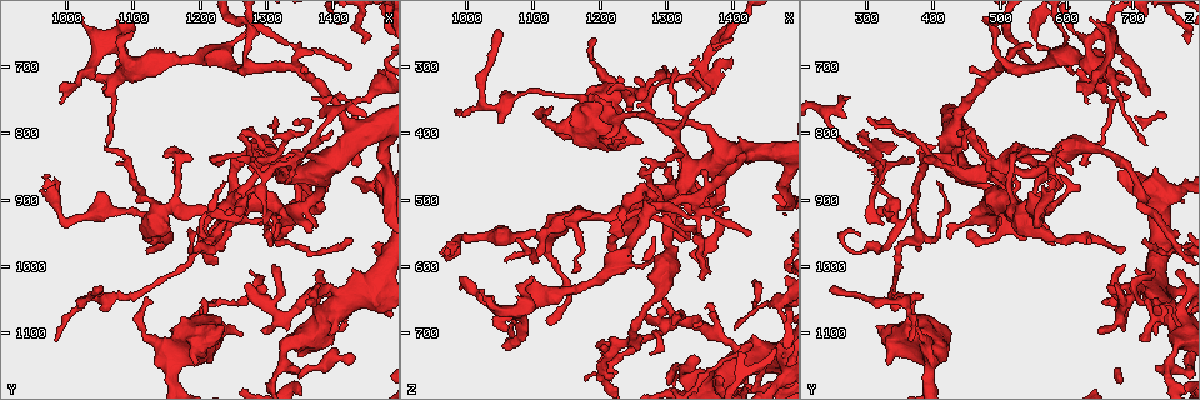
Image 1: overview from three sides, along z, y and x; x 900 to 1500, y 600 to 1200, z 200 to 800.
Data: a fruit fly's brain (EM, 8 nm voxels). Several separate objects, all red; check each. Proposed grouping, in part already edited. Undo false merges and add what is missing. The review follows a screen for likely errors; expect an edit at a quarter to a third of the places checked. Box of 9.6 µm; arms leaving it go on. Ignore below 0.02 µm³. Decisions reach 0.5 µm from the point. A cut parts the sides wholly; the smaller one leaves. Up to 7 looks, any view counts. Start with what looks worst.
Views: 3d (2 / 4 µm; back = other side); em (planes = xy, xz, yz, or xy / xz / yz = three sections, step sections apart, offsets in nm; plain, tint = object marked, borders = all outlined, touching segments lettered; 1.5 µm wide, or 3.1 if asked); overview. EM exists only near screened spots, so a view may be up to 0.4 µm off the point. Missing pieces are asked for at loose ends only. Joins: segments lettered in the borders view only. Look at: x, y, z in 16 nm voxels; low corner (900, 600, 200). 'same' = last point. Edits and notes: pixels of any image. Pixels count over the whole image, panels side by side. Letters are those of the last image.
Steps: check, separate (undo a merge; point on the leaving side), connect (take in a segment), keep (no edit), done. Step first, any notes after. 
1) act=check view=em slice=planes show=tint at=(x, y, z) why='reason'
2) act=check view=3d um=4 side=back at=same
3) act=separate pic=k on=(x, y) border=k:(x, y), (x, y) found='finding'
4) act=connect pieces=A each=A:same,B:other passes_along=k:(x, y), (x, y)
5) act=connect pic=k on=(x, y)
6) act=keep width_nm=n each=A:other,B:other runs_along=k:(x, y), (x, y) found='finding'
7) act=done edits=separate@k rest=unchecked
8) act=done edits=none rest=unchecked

act=check view=3d um=2 at=(975, 865, 575) why='an open end'

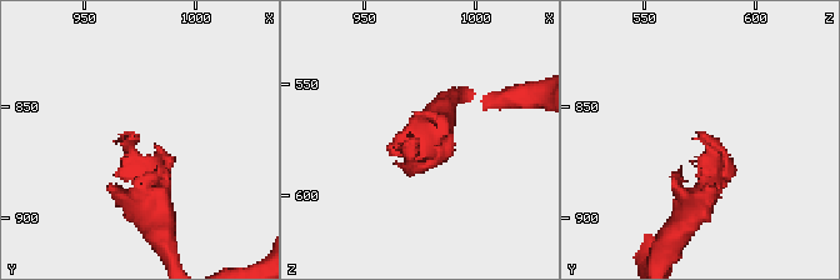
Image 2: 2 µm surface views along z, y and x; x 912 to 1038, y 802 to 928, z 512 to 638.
act=check view=em slice=xz step=4 show=tint at=(973, 861, 573)

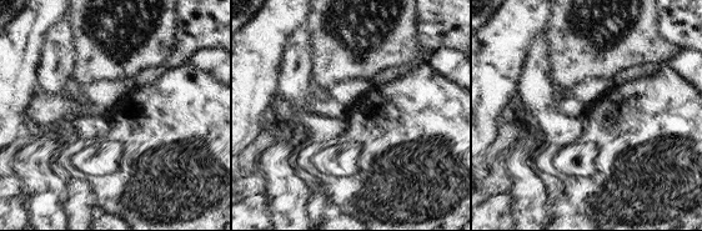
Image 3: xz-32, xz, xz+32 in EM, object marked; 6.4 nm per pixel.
act=check view=em slice=planes show=borders at=same

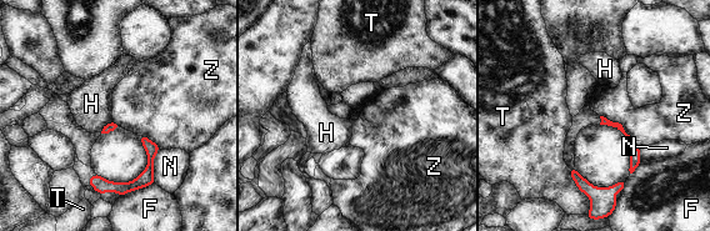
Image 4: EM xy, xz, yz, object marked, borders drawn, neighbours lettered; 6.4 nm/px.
act=keep each=F:other,H:other,N:other,T:other,Z:other found='no lettered segment goes on from it'

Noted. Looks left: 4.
act=check view=3d um=2 at=(1065, 725, 695) why='free end'

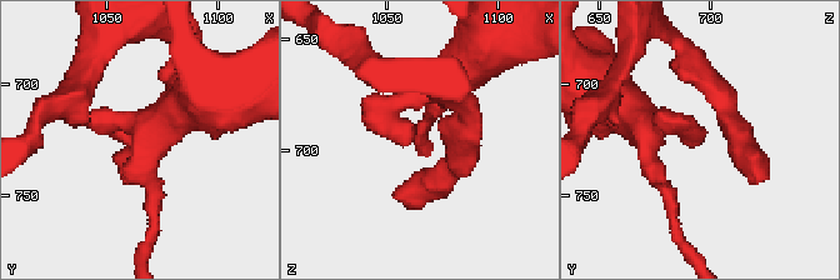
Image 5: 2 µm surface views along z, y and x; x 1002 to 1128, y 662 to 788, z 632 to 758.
act=check view=em slice=planes show=borders at=(1061, 724, 697)

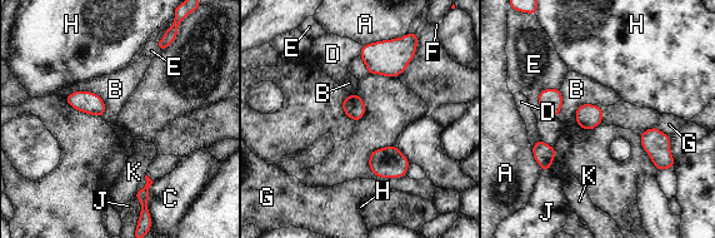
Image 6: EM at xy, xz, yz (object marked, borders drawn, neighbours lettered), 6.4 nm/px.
act=keep each=A:other,B:other,C:other,D:other,E:other,F:other,G:other,H:other,J:other,K:other found='no lettered segment goes on from it'

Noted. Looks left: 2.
act=done edits=none rest=unchecked

